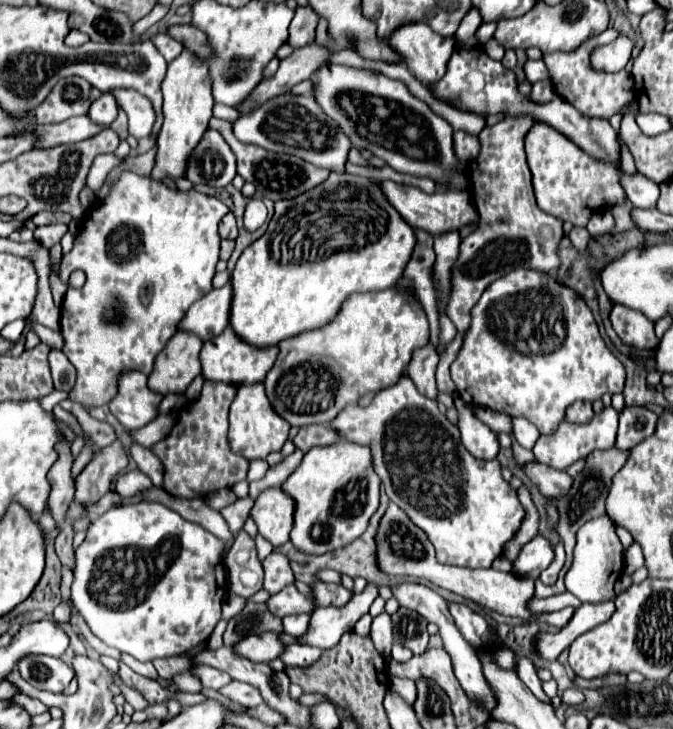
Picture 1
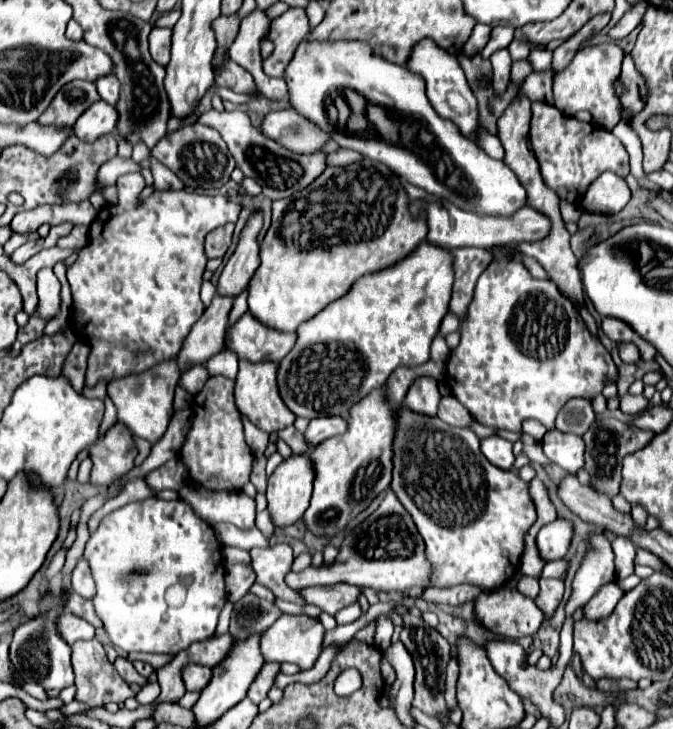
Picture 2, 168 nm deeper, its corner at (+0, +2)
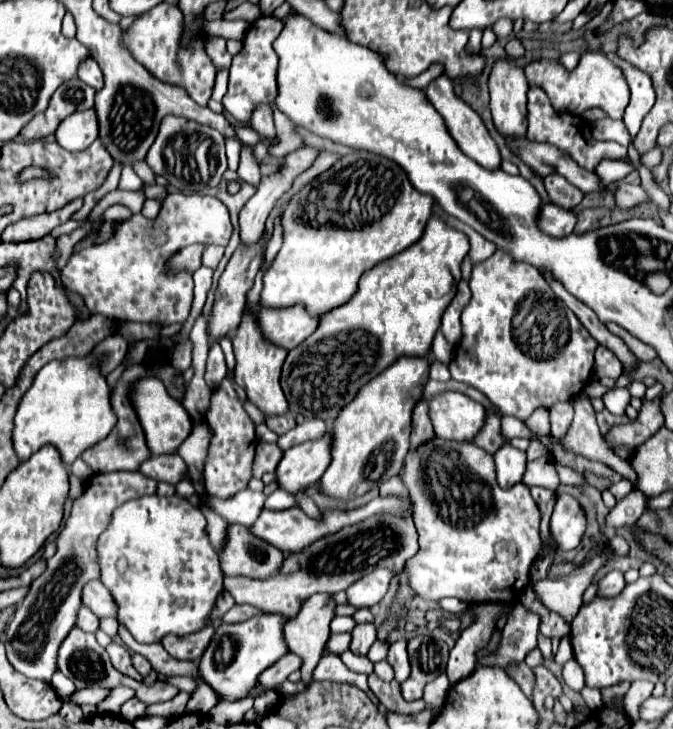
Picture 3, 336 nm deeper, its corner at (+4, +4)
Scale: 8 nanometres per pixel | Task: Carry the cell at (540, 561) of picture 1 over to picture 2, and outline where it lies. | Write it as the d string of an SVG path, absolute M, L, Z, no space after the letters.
M556 518L554 522L546 524L540 534L538 534L538 550L540 556L550 562L550 560L560 560L566 556L570 542L574 536L574 526L566 518Z

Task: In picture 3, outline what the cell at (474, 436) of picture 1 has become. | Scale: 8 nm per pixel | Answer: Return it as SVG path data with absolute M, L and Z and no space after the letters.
M504 444L494 452L494 464L498 484L502 488L514 486L522 480L522 474L526 470L526 452L514 448L512 444Z

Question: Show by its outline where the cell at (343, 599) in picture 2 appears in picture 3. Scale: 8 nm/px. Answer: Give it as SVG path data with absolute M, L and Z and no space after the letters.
M372 570L372 574L366 574L346 590L348 604L354 608L368 608L378 604L386 594L392 576L394 574L390 570Z

